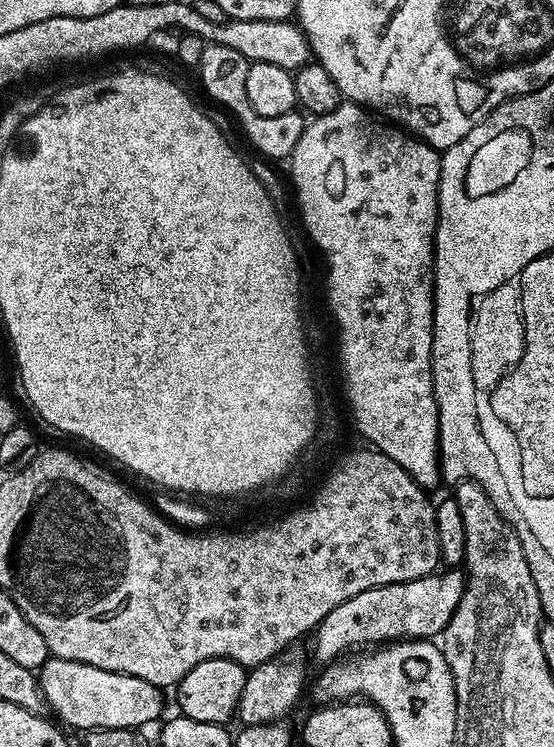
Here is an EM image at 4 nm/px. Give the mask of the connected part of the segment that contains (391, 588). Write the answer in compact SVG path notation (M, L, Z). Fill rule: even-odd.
M452 566L410 582L394 582L362 590L362 594L354 594L354 598L342 602L342 606L334 606L334 610L330 610L330 614L326 614L324 621L314 629L316 641L312 644L311 655L314 660L316 655L320 666L327 666L339 661L349 650L364 650L397 640L432 640L439 637L462 598L465 579L465 573Z

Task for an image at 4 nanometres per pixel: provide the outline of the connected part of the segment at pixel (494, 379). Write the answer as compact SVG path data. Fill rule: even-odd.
M513 281L495 287L479 297L471 317L471 369L474 386L486 394L498 386L523 354L525 346L524 315L521 314L521 292Z

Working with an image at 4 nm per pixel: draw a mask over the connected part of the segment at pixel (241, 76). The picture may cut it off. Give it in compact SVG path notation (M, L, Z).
M211 42L205 43L202 58L198 67L200 80L212 100L217 100L228 112L236 115L238 123L244 127L248 140L264 156L272 160L291 157L294 146L298 146L298 138L302 138L306 120L299 111L293 110L286 114L278 114L278 118L266 118L250 106L250 98L246 98L246 70L250 61L242 58L238 50L230 50L230 46L222 46Z

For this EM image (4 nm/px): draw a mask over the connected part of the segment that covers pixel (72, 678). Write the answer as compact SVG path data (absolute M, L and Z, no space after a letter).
M50 658L40 667L38 675L45 705L50 712L52 708L53 714L51 713L51 715L61 725L69 724L72 728L84 728L83 730L94 728L135 728L140 730L145 727L143 724L154 723L164 712L165 693L150 682L146 682L142 678L134 678L130 674L102 670L98 666L86 666L86 662Z

